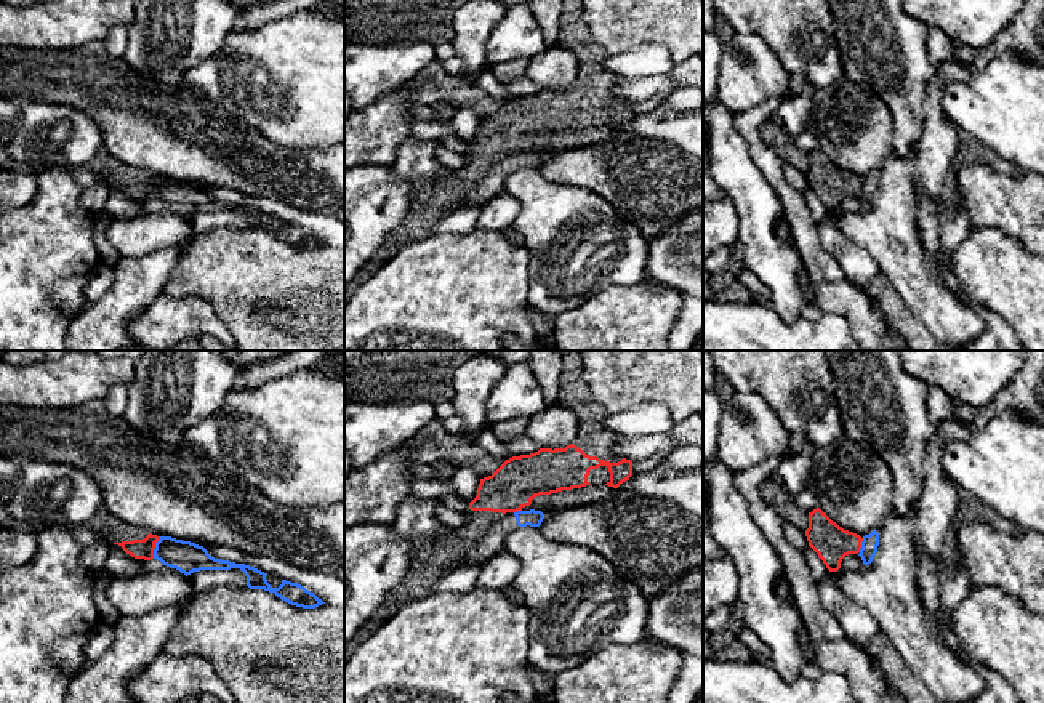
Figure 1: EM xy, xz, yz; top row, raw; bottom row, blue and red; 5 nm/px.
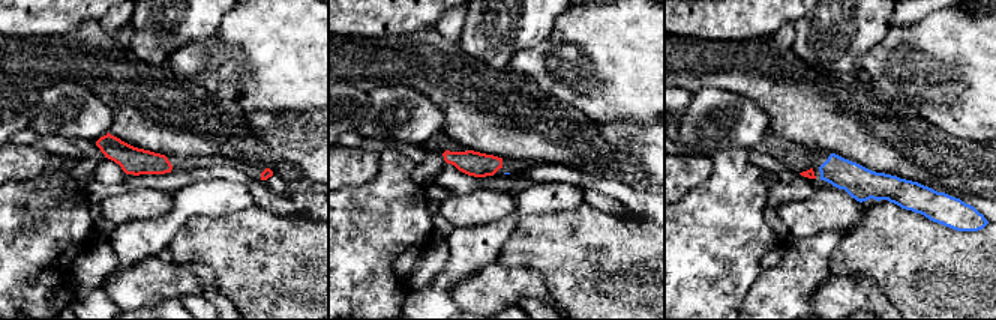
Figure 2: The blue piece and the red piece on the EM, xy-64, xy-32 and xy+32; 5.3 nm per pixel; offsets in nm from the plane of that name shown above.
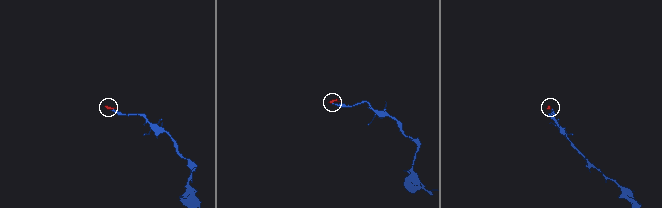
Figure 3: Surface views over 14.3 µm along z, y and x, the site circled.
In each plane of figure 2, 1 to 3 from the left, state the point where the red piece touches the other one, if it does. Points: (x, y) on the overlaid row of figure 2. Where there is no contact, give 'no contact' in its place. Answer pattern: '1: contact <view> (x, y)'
1: no contact
2: no contact
3: no contact

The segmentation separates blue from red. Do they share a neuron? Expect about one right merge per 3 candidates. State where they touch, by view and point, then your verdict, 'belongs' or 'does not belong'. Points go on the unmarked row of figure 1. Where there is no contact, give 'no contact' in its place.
xy (156, 189) | does not belong

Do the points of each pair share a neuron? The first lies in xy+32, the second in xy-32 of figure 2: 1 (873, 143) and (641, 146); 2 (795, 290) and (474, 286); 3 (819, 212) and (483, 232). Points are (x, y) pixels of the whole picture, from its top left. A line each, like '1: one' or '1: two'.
1: two
2: two
3: two

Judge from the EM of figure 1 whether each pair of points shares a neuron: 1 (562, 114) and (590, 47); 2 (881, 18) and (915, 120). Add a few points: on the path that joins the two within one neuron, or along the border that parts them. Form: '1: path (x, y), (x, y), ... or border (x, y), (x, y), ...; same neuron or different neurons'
1: path (578, 98), (590, 87), (590, 63); same neuron
2: path (881, 44), (900, 72), (905, 95); same neuron

